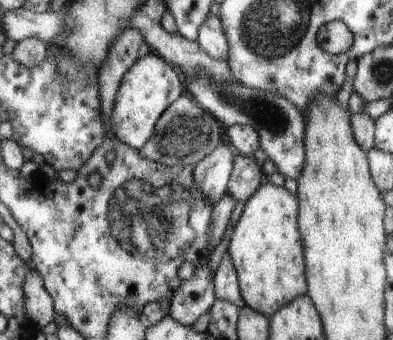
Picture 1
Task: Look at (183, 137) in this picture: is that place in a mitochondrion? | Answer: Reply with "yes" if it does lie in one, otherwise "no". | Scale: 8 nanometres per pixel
yes

